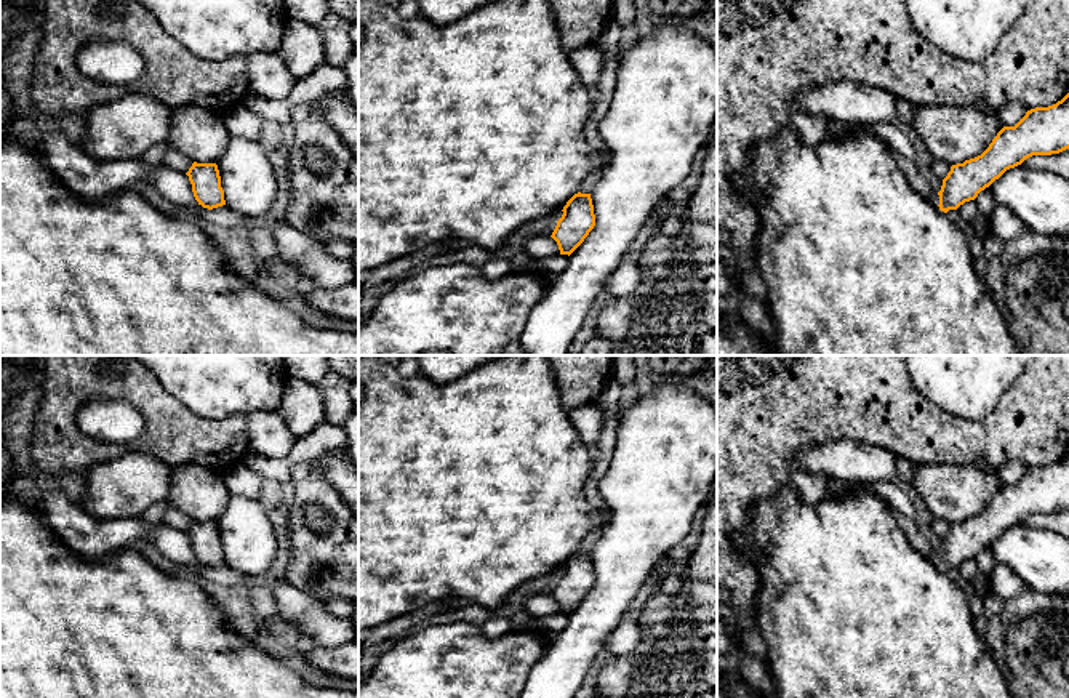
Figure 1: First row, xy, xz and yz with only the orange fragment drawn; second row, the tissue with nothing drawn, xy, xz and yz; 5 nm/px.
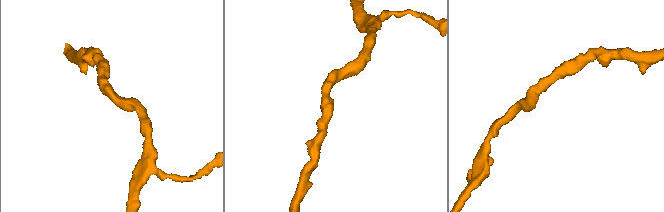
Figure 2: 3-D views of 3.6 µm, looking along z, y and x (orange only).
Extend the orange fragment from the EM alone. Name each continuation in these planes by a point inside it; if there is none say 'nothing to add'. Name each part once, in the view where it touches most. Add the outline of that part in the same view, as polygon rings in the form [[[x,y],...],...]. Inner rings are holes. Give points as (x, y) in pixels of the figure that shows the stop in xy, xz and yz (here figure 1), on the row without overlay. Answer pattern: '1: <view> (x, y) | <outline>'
nothing to add

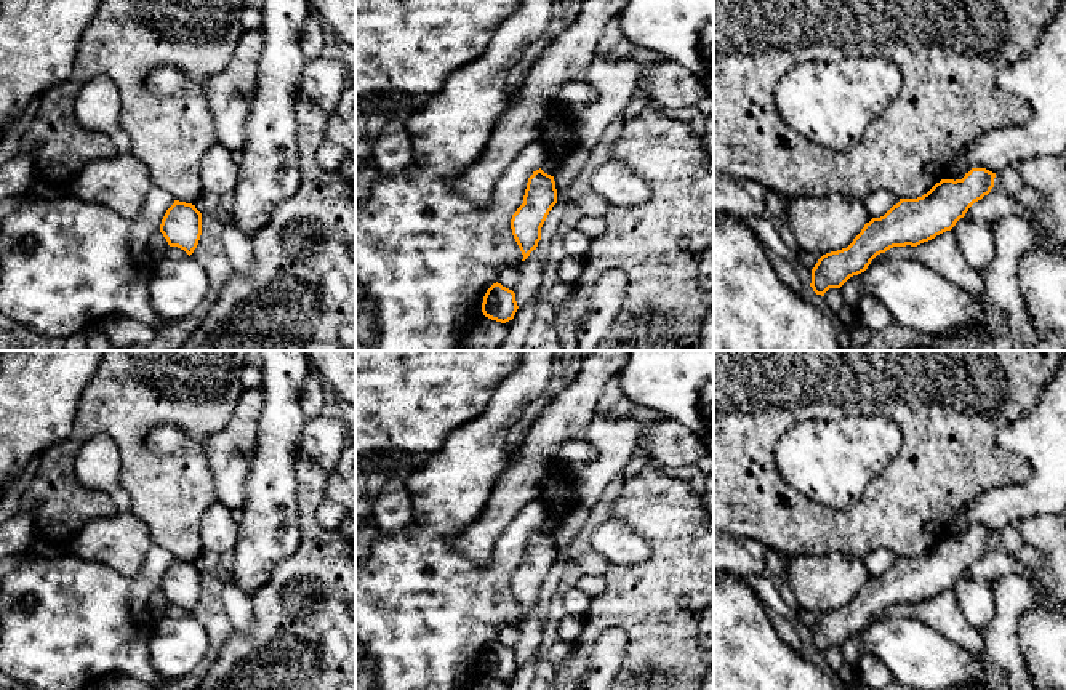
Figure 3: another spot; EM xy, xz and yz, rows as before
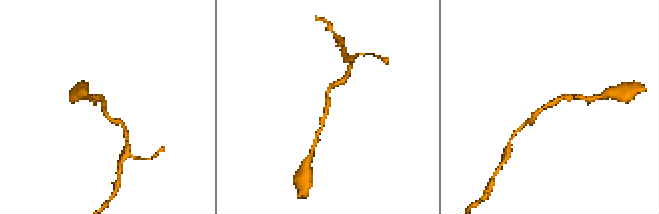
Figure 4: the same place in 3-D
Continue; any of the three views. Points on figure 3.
nothing to add

